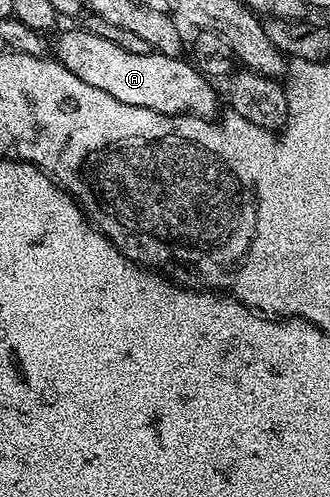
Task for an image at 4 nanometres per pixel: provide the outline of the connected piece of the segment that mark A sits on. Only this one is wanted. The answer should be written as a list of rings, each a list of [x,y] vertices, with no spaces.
[[[83,28],[64,31],[62,39],[52,46],[52,54],[72,76],[80,76],[84,84],[92,84],[92,88],[116,96],[120,104],[132,104],[161,114],[195,114],[197,118],[209,119],[217,115],[214,114],[218,110],[215,83],[193,61],[185,62],[185,57],[169,58],[157,52],[137,55]]]

